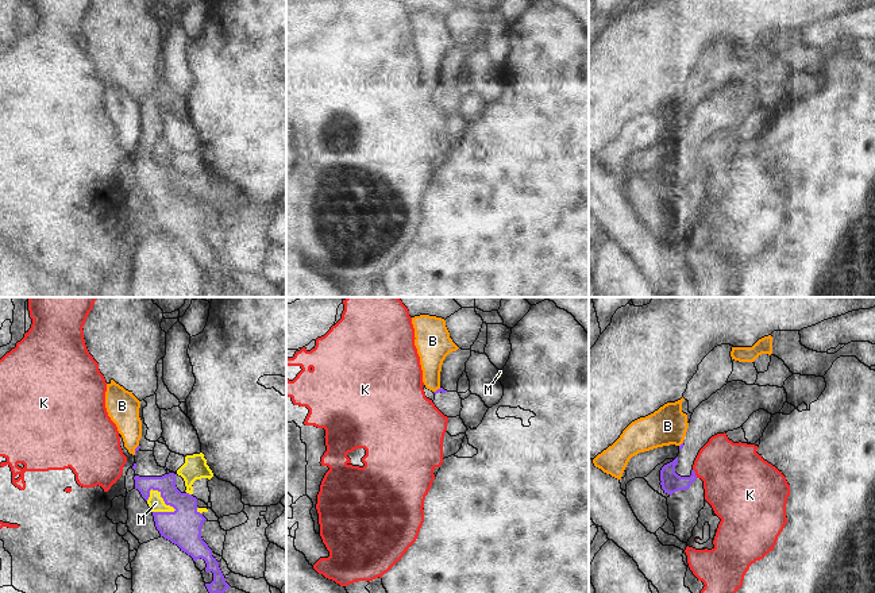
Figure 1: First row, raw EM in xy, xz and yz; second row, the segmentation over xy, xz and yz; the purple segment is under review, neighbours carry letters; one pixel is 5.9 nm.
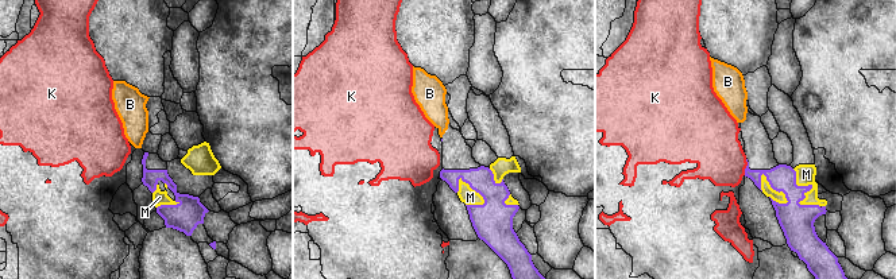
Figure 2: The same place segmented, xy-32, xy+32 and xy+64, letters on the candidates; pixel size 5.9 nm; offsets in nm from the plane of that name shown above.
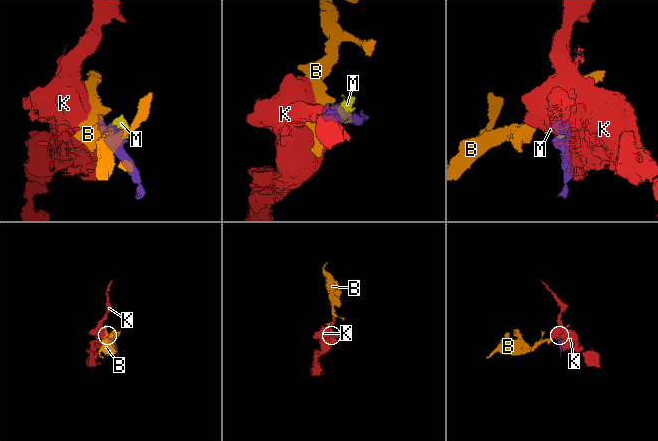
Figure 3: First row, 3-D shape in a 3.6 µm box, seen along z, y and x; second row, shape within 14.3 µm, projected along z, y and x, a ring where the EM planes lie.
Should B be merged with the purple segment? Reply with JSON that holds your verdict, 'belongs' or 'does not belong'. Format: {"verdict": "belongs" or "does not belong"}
{"verdict": "does not belong"}

